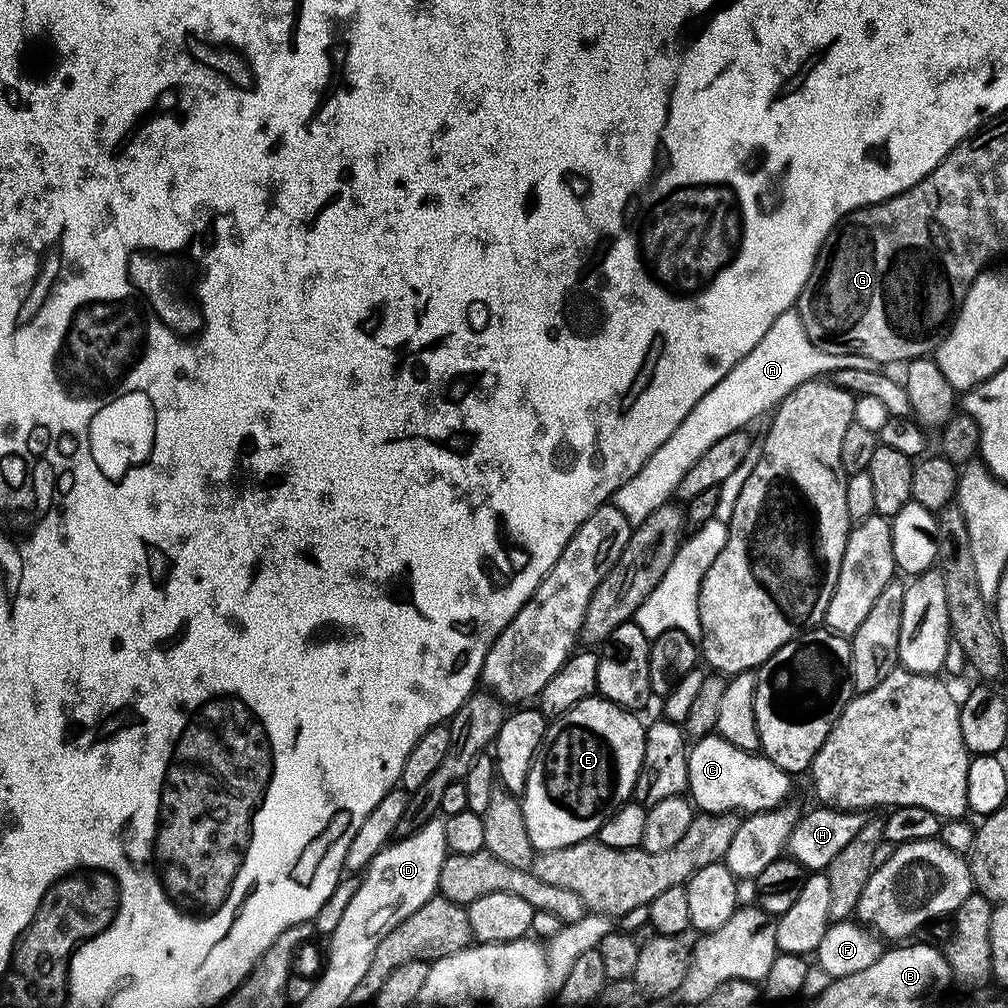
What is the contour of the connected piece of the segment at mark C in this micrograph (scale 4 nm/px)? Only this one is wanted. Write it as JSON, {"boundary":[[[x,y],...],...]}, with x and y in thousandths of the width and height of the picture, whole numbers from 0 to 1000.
{"boundary":[[[709,728],[695,730],[683,743],[682,789],[694,806],[747,808],[775,801],[786,782],[787,771],[757,749],[732,744]]]}

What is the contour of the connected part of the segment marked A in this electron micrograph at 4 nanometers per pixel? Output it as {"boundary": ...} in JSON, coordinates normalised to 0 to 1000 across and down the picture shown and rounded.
{"boundary":[[[783,308],[772,312],[764,327],[756,331],[756,339],[752,339],[752,343],[748,343],[740,355],[727,363],[724,371],[720,371],[712,383],[705,385],[694,396],[692,403],[681,411],[673,427],[669,427],[669,431],[665,431],[665,435],[661,435],[661,438],[657,438],[657,442],[645,450],[637,466],[633,466],[629,474],[611,487],[611,504],[617,506],[617,510],[621,510],[629,522],[636,520],[646,508],[653,506],[653,502],[664,499],[670,493],[673,478],[681,474],[681,468],[688,462],[688,458],[692,458],[692,454],[696,454],[696,450],[700,450],[700,446],[704,446],[704,442],[708,442],[708,438],[720,435],[720,431],[735,428],[758,410],[769,406],[796,379],[840,365],[863,367],[866,364],[865,358],[858,353],[820,349],[813,345],[800,331],[793,310]]]}

